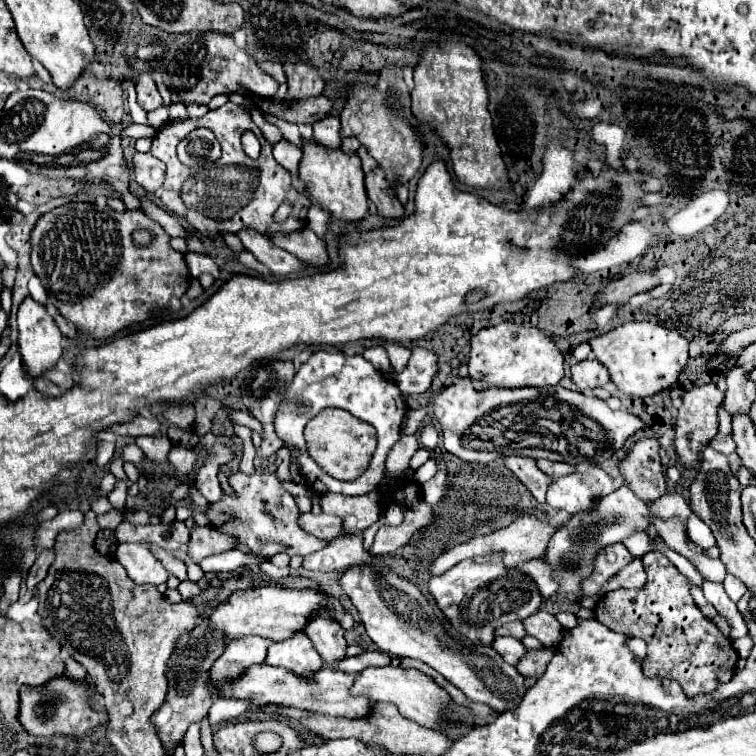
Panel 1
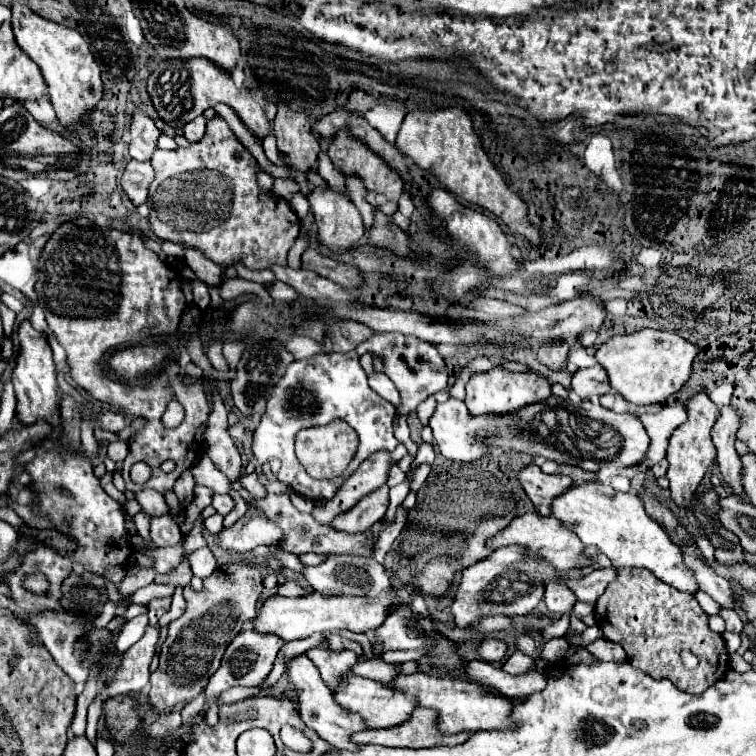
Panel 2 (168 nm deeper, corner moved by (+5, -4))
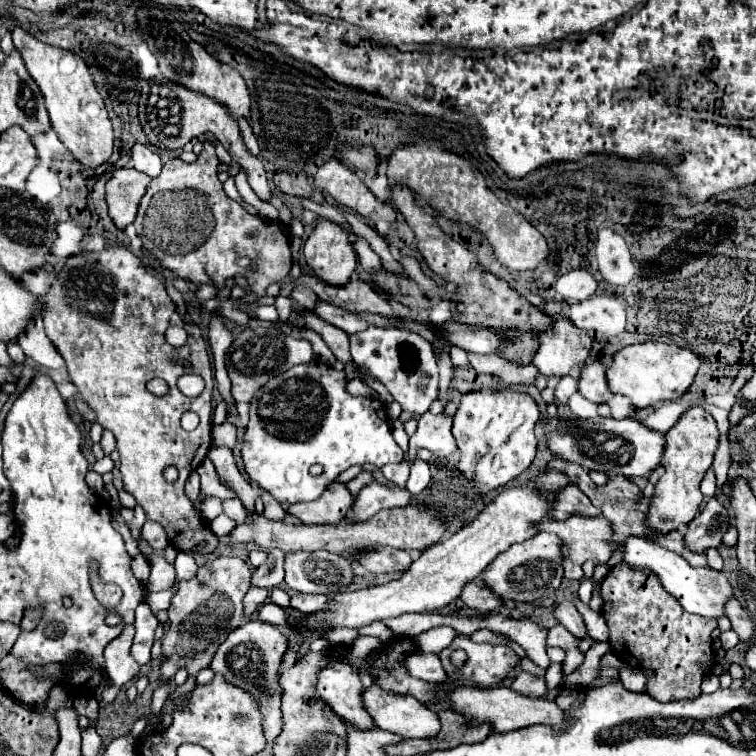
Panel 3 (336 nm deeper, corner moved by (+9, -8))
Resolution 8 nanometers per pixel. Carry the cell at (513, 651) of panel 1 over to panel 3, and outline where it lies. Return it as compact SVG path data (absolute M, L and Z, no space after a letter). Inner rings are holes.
M518 671L518 675L512 679L510 689L514 689L520 695L528 695L528 697L542 697L546 695L546 681L526 673L526 671Z

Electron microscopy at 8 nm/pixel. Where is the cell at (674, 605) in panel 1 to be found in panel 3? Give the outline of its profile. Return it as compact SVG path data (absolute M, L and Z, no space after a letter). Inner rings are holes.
M618 563L602 581L602 617L610 629L608 643L626 667L646 675L646 691L666 703L674 699L698 697L702 679L716 663L712 649L712 629L716 619L692 615L664 591L650 571L634 571Z

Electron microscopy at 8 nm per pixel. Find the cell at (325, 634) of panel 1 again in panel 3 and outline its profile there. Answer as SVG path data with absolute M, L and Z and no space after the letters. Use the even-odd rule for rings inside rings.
M332 661L324 667L318 673L316 689L326 705L330 705L330 709L340 717L350 719L354 727L374 727L374 723L370 723L370 715L362 711L362 683L358 671L348 663Z

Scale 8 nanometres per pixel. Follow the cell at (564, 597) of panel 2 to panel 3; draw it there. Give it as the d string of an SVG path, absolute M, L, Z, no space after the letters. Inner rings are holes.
M562 601L554 607L554 617L560 625L564 625L570 633L578 635L580 639L586 637L586 627L584 627L584 621L582 621L582 615L578 613L578 609L574 607L572 601Z

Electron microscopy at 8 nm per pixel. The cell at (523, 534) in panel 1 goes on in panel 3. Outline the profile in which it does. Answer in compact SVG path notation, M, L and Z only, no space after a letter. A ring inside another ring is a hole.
M570 517L566 521L542 521L536 525L538 531L552 531L562 539L562 567L566 579L582 579L582 565L592 559L596 563L606 563L612 557L610 547L606 547L606 539L612 539L612 527L606 517Z

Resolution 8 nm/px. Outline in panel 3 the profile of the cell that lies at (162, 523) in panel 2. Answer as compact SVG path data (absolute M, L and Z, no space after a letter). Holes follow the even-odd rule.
M146 521L142 527L142 537L154 547L154 549L166 549L170 545L166 531L162 529L162 525L154 523L154 521Z

